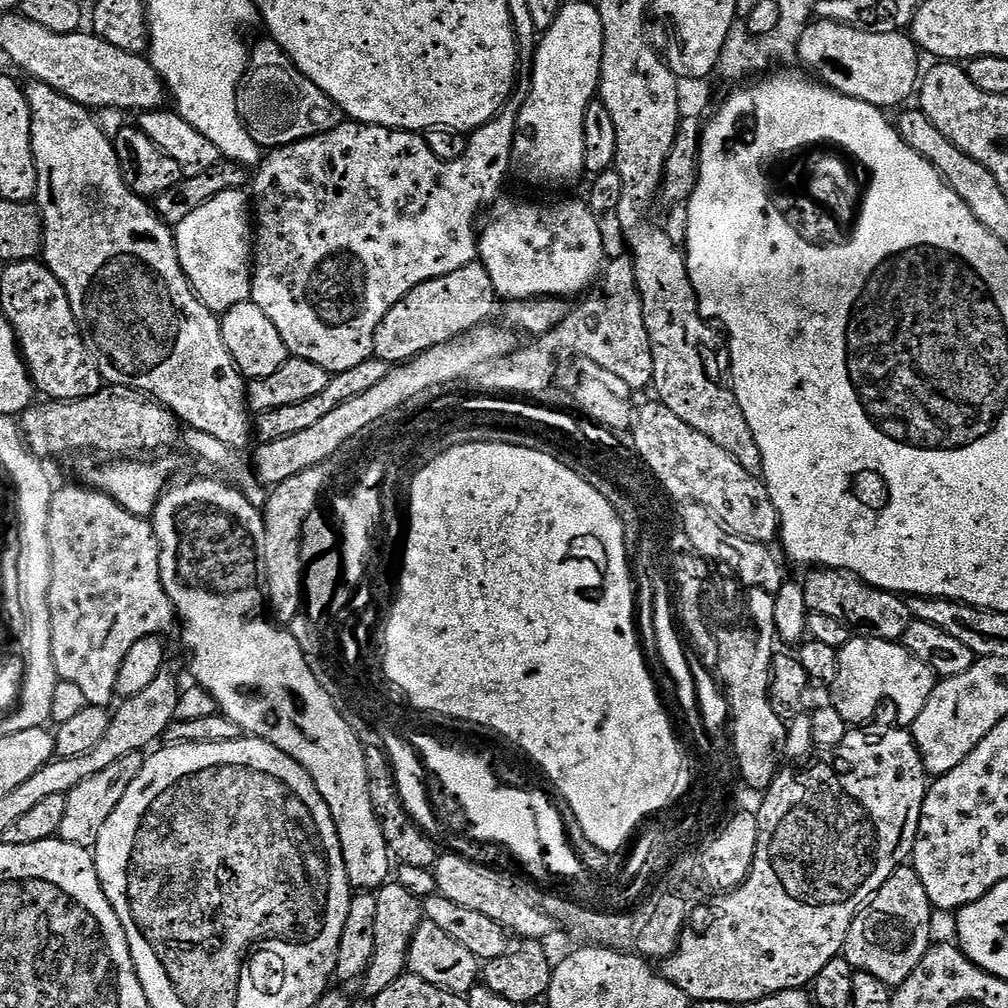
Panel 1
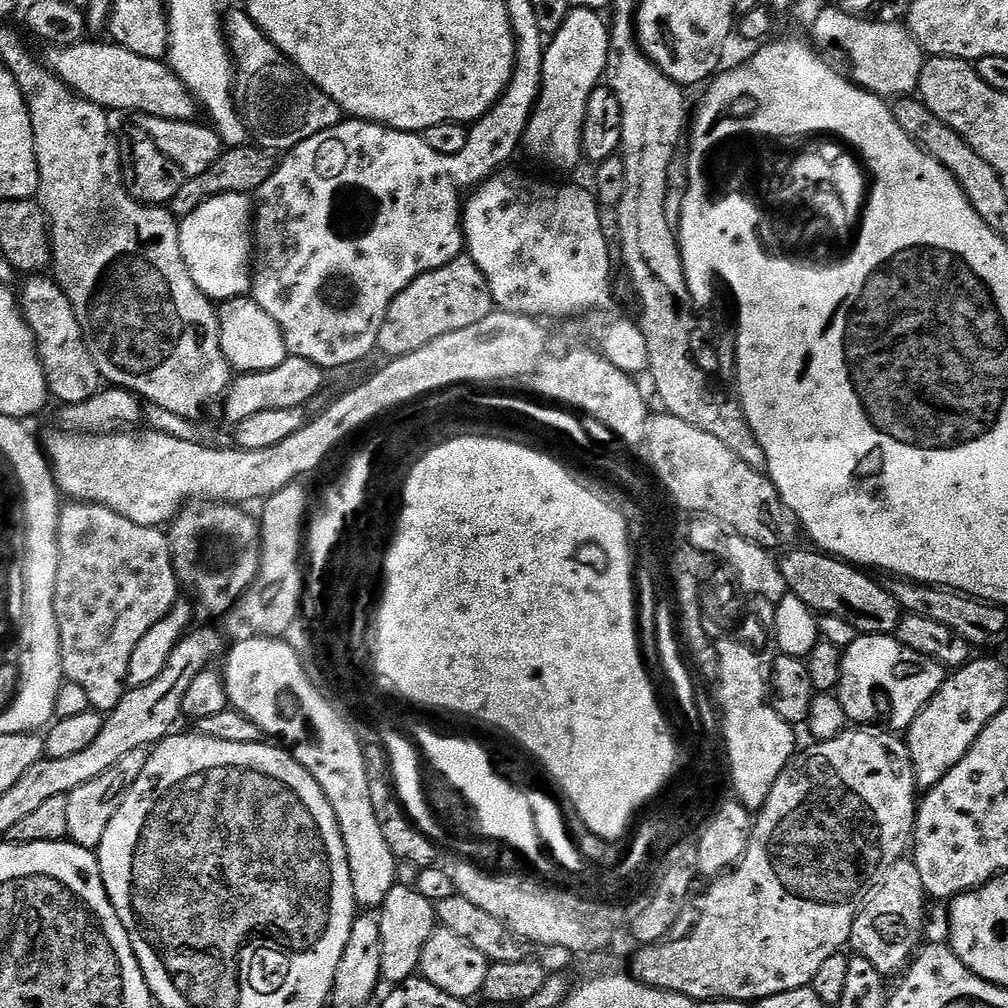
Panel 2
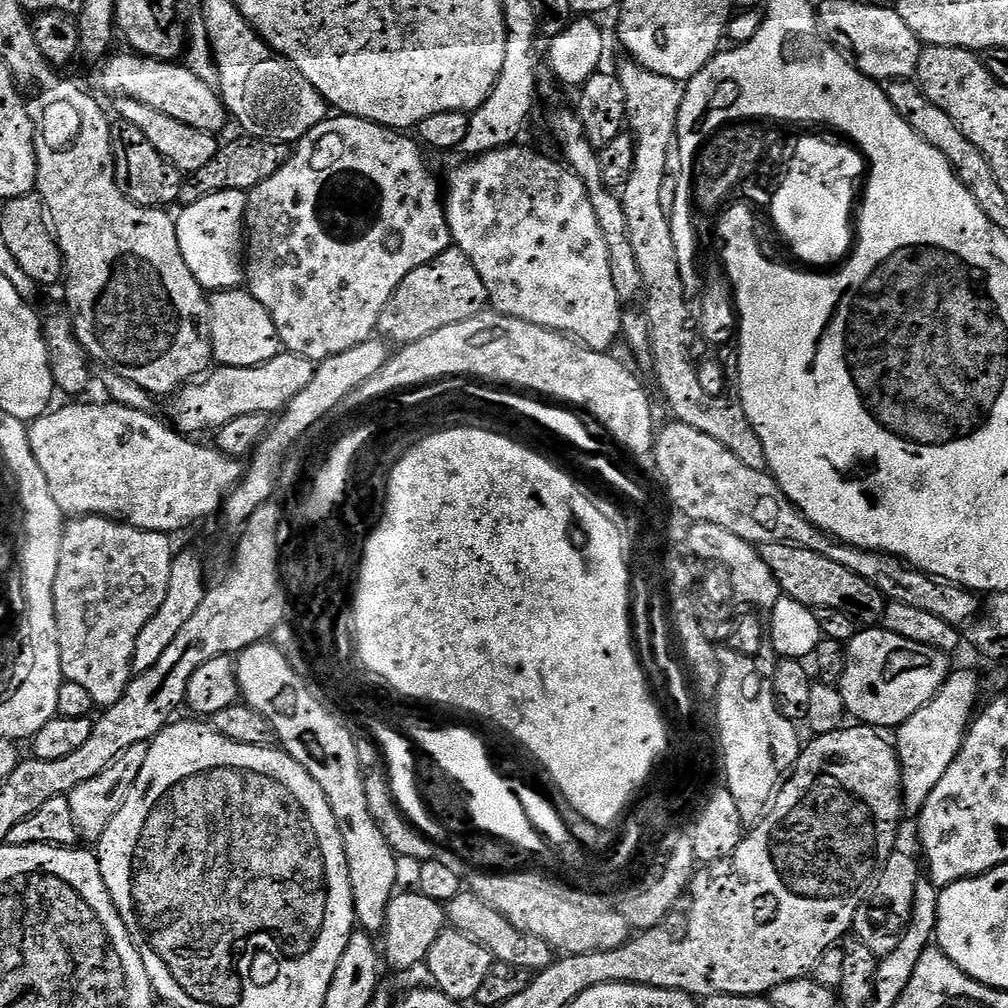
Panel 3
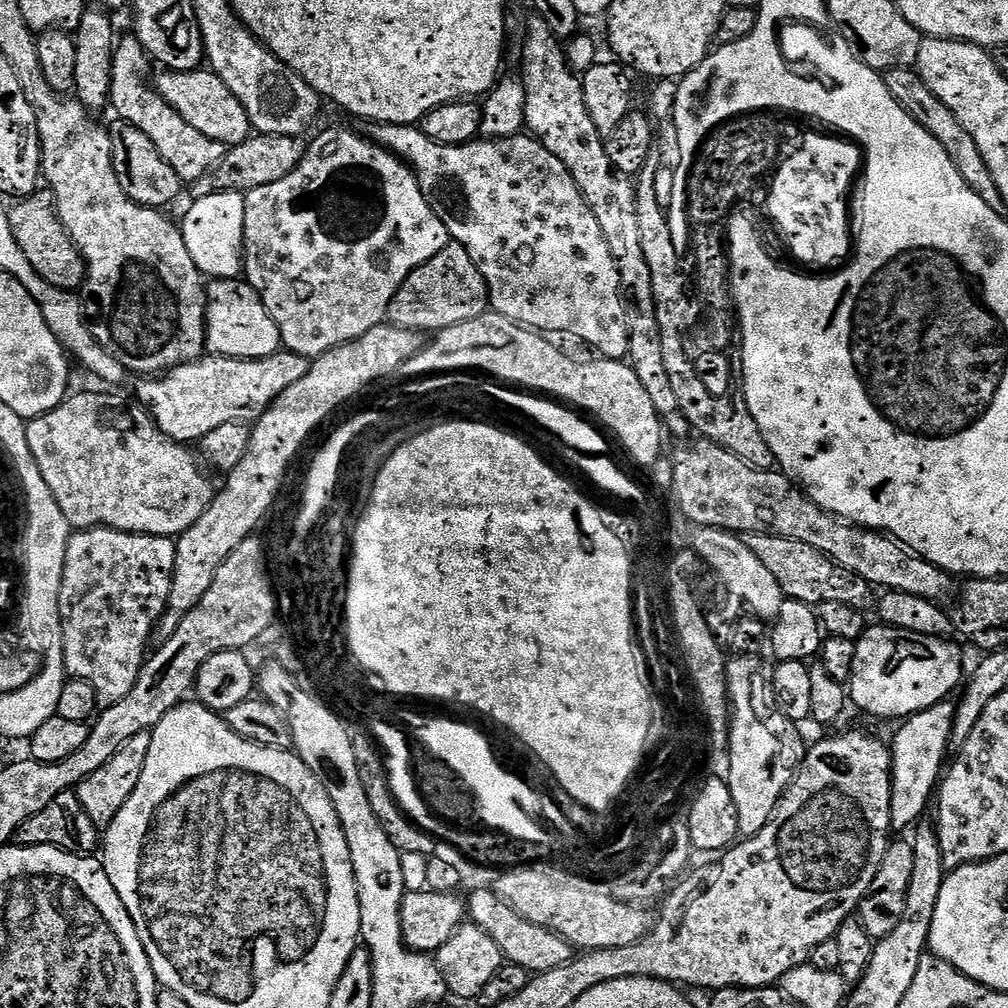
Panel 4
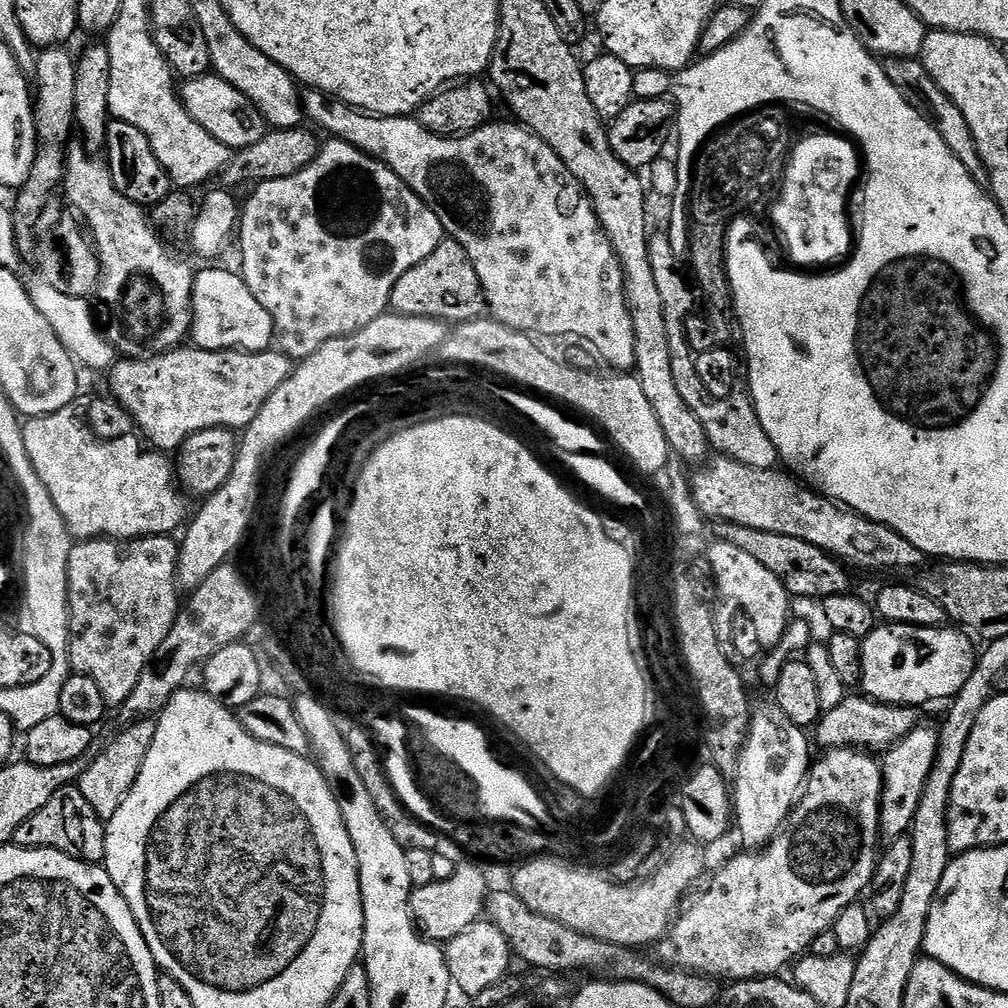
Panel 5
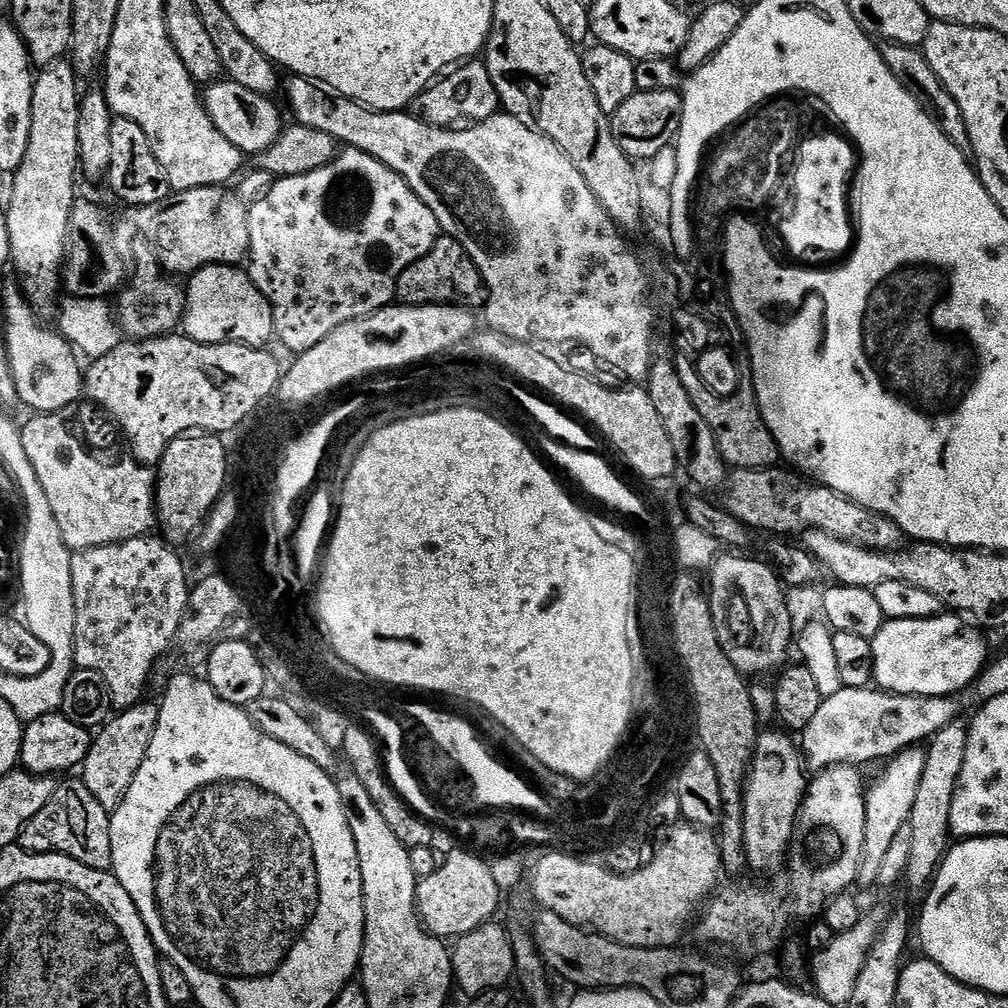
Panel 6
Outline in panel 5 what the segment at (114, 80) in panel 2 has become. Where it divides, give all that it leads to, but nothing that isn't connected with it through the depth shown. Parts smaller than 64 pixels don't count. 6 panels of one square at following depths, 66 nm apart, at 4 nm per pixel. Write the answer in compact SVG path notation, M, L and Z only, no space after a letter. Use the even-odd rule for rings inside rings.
M209 74L185 79L179 93L188 116L194 118L194 122L198 122L198 126L202 126L206 134L218 138L218 142L226 147L235 150L254 146L254 142L264 136L266 125L258 106L254 106L254 102L250 102L250 98L242 94L242 90L230 86L230 82L226 82L221 76Z

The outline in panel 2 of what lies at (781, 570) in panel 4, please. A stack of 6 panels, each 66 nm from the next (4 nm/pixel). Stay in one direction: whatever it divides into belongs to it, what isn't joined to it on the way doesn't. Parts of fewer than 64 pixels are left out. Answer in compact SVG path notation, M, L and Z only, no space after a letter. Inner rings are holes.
M811 547L795 548L788 550L793 552L785 551L785 556L781 555L778 563L782 578L786 578L788 592L798 597L805 609L813 608L816 614L838 614L838 618L846 618L846 622L853 624L860 634L887 636L895 633L900 624L902 609L885 585L883 588L878 581L868 577L871 575L867 571L846 560L829 556L827 552L813 550Z

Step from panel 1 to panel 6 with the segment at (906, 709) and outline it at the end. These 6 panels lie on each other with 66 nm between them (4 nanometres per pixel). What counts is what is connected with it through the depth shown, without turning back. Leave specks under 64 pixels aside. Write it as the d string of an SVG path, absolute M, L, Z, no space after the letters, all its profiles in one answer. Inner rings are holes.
M941 614L921 620L890 620L872 639L875 687L901 696L955 696L984 671L988 648L963 616Z

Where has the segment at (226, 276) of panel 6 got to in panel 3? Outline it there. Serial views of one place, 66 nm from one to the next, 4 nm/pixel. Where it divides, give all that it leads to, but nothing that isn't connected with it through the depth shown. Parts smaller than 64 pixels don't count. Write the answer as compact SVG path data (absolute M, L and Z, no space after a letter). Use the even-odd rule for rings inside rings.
M243 287L211 293L208 309L212 311L212 354L217 365L226 368L256 368L270 362L282 351L280 335L270 314Z

